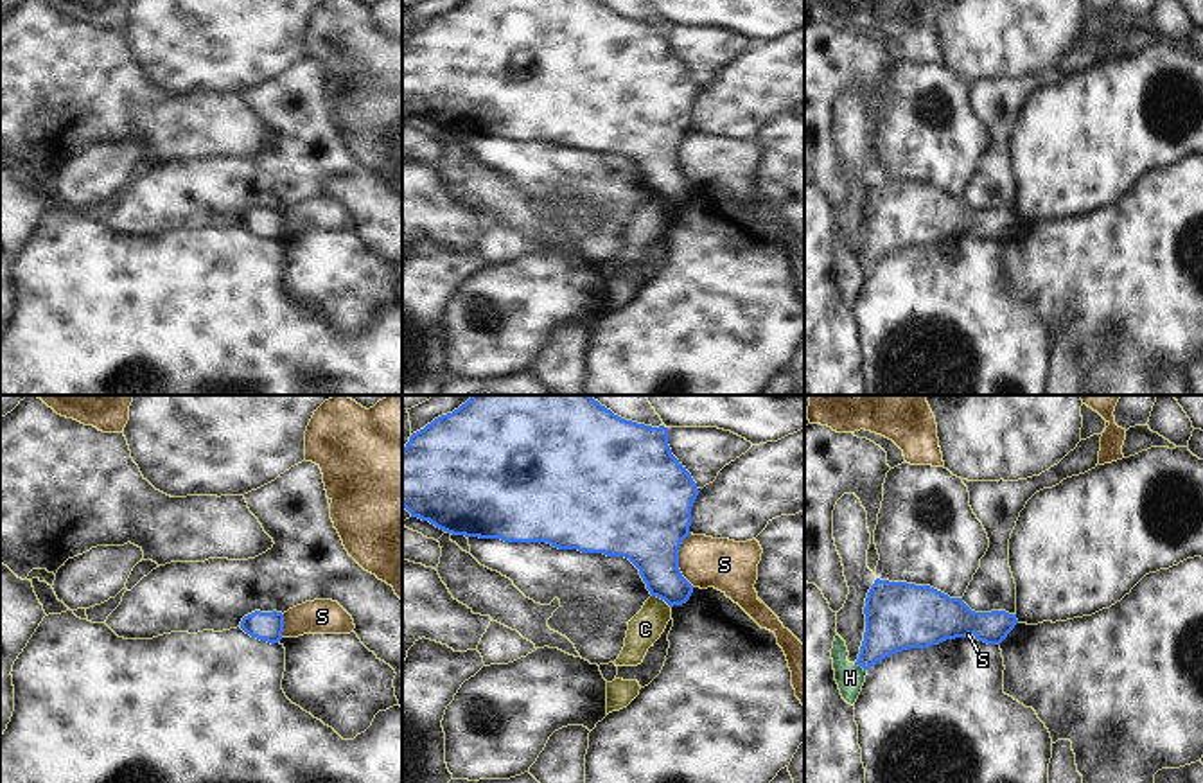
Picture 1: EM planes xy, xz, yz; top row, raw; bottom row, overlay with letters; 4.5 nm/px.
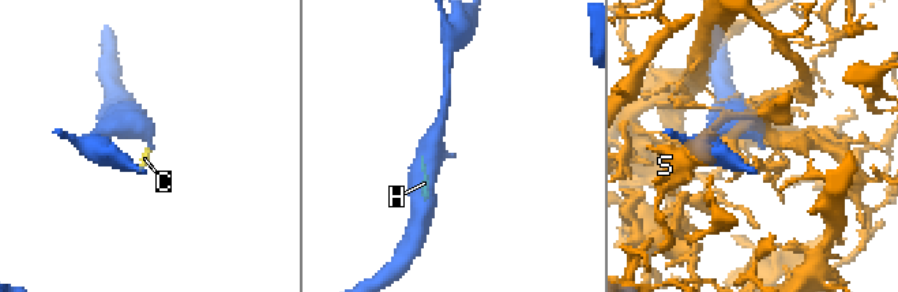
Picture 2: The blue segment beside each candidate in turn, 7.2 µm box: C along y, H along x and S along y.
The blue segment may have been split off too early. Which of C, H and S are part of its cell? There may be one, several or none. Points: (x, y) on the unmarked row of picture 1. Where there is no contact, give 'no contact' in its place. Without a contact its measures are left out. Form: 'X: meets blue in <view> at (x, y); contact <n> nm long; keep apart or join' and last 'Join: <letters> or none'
C: meets blue in xz at (661, 196); contact 110 nm long; keep apart
H: meets blue in yz at (860, 263); contact 70 nm long; keep apart
S: meets blue in xz at (677, 158); contact 240 nm long; keep apart
Join: none

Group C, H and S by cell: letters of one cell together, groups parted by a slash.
C H / S

